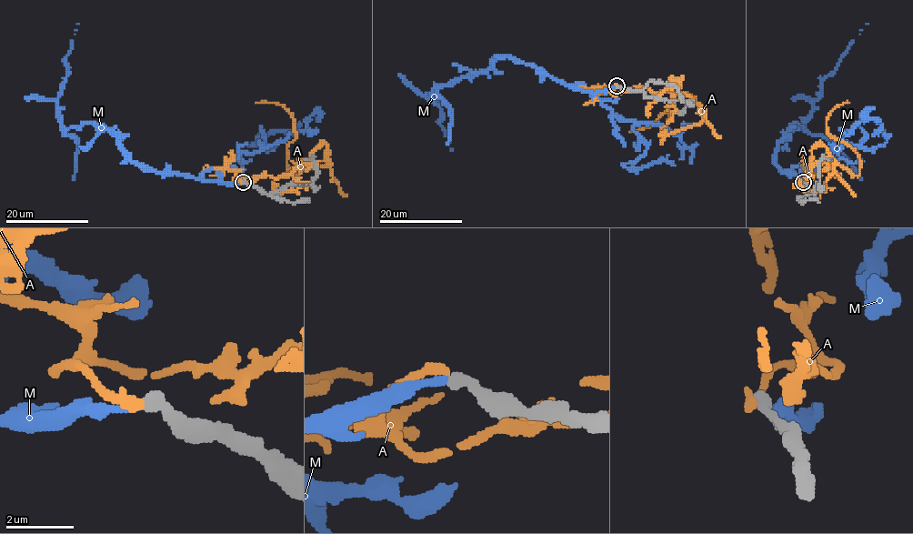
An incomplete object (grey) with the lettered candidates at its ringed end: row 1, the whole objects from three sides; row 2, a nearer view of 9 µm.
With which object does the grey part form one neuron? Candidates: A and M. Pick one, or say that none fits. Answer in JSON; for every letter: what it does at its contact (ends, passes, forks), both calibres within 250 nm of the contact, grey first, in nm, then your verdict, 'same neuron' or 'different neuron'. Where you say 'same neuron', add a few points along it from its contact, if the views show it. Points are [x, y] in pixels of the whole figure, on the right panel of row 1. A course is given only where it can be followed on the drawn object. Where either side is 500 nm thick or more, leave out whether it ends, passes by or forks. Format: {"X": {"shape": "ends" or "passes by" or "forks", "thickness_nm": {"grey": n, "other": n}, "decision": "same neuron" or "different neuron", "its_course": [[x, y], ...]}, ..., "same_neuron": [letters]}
{"A": {"shape": "ends", "thickness_nm": {"grey": 360, "other": 280}, "decision": "different neuron"}, "M": {"shape": "ends", "thickness_nm": {"grey": 360, "other": 240}, "decision": "same neuron", "its_course": [[804, 182], [808, 182], [785, 174], [775, 163], [775, 150], [794, 123], [804, 125], [820, 83], [867, 23]]}, "same_neuron": ["M"]}

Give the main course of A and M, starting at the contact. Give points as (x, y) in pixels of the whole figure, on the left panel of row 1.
A: (243, 182), (235, 176), (287, 175), (322, 141), (327, 163), (288, 175), (293, 118), (276, 103), (255, 102)
M: (243, 182), (203, 181), (143, 168), (100, 124), (65, 126), (54, 98), (66, 75), (65, 55), (78, 23)

